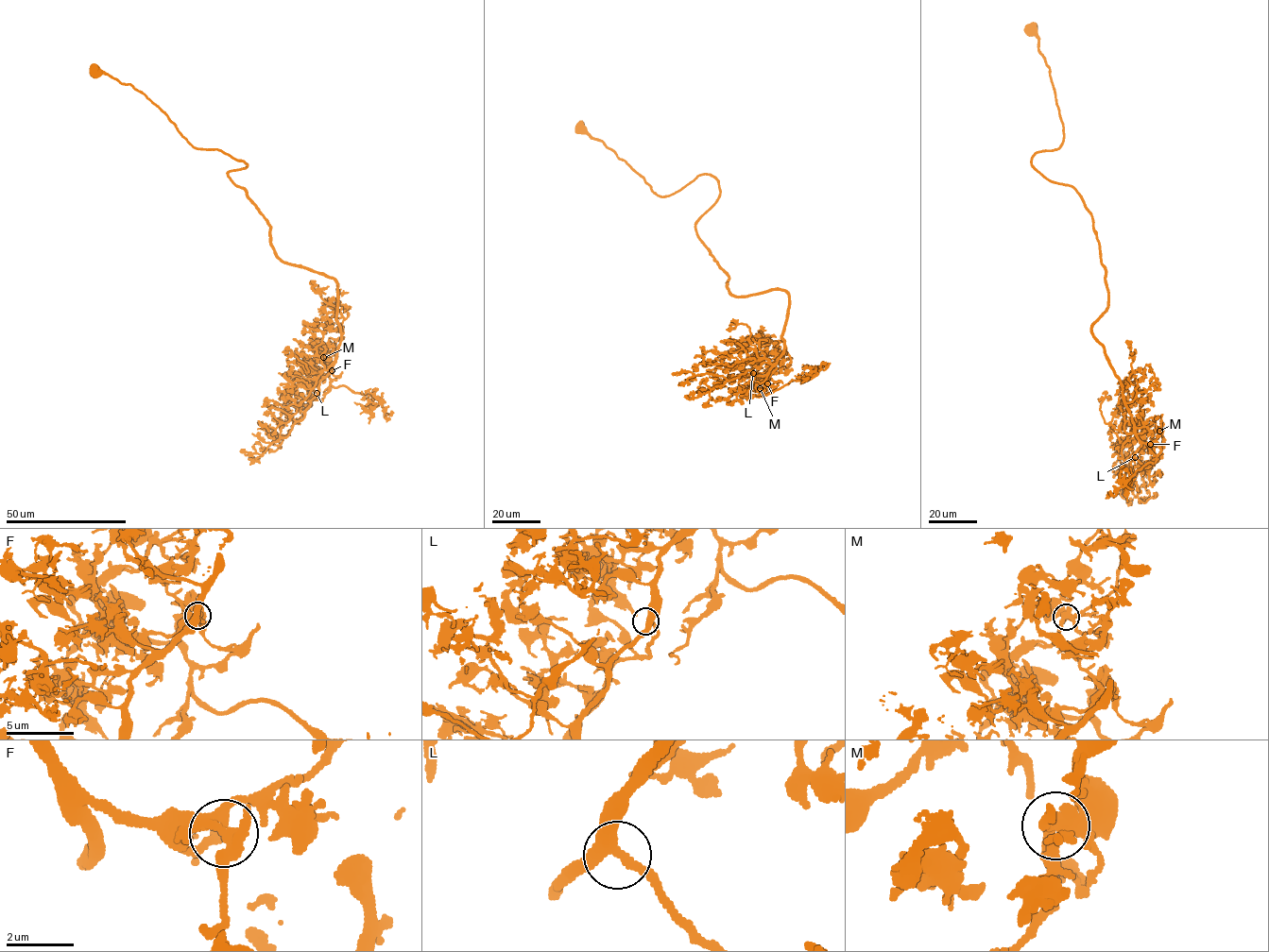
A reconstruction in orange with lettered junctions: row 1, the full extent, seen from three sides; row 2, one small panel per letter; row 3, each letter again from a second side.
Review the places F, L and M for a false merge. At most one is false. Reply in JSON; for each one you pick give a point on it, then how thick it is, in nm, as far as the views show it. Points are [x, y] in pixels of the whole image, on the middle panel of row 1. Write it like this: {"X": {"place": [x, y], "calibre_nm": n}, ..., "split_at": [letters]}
{"F": {"place": [767, 383], "calibre_nm": 360}, "split_at": ["F"]}

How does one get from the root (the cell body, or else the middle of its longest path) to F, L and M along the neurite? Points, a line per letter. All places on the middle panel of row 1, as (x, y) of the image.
F: (582, 127), (662, 197), (715, 178), (720, 195), (694, 229), (728, 292), (789, 297), (767, 383)
L: (582, 127), (662, 197), (715, 178), (720, 195), (694, 229), (728, 292), (789, 297), (782, 353), (753, 373)
M: (582, 127), (662, 197), (698, 176), (717, 180), (694, 229), (728, 292), (789, 297), (783, 351), (760, 388)

